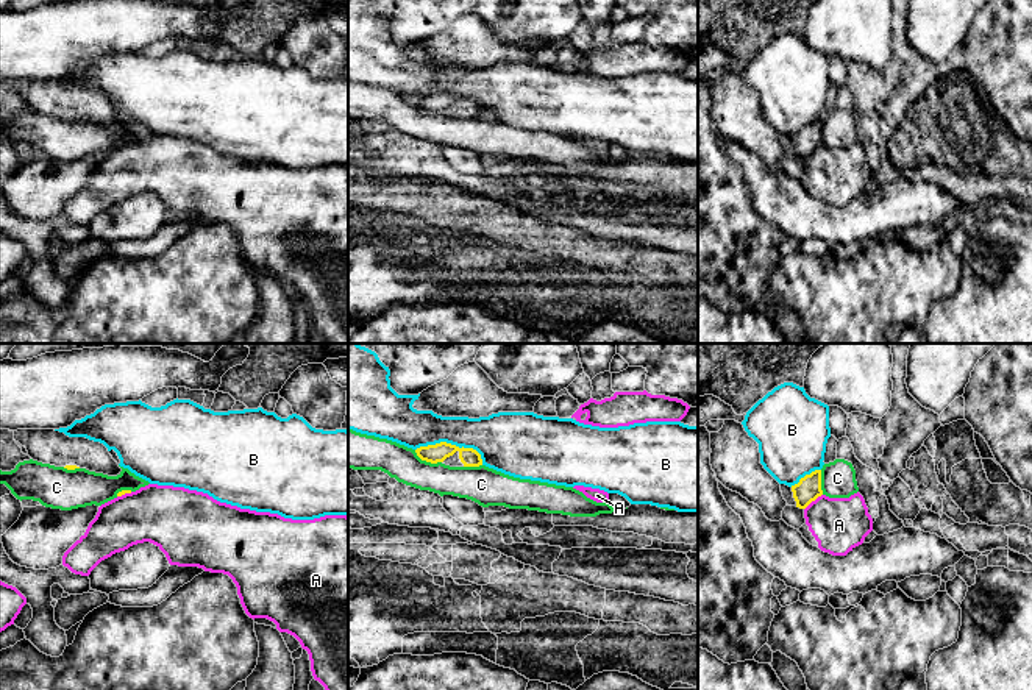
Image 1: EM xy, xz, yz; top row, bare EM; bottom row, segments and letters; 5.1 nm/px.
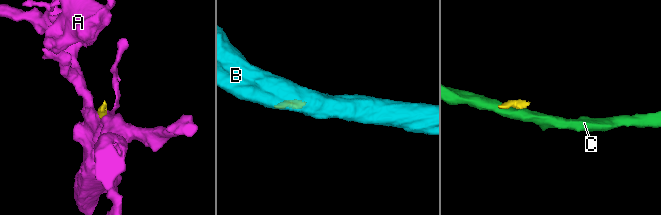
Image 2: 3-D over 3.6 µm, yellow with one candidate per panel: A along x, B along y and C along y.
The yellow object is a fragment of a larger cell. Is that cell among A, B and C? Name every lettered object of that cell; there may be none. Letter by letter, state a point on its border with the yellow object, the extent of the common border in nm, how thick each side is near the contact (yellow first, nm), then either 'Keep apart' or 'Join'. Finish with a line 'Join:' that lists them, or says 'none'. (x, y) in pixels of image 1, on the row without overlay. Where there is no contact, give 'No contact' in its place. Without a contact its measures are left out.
A: Touches yellow at yz (812, 150). Shared border 130 nm. Thickness 130 nm (yellow) against 280 nm. Keep apart
B: Touches yellow at xz (453, 96). Shared border 360 nm. Thickness 100 nm (yellow) against 260 nm. Keep apart
C: Touches yellow at xz (427, 111). Shared border 160 nm. Thickness 100 nm (yellow) against 170 nm. Keep apart
Join: none

